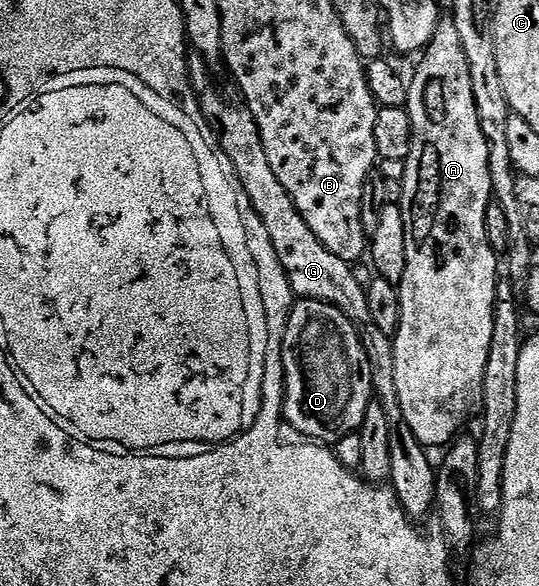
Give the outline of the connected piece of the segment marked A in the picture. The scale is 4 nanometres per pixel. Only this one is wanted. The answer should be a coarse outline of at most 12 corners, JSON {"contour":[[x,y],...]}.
{"contour":[[442,16],[409,81],[392,338],[426,450],[483,403],[499,257],[471,67]]}

